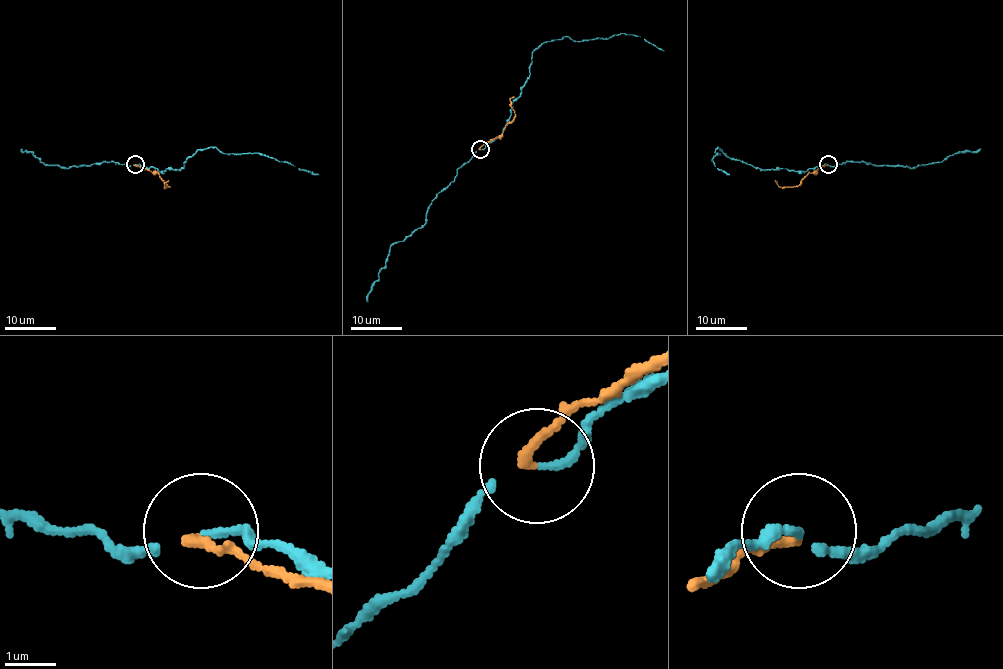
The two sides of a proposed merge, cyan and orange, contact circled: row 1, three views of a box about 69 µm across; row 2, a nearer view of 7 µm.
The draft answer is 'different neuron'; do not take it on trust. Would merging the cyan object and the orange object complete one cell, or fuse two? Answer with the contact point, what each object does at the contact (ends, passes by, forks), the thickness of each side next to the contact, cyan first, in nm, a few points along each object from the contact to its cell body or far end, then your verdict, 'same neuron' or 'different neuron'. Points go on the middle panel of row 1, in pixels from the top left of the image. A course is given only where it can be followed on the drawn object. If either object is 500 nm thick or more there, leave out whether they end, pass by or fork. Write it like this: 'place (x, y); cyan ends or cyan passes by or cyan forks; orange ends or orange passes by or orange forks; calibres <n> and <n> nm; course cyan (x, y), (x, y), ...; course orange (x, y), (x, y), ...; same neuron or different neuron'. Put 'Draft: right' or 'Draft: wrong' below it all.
place (480, 149); cyan passes by; orange ends; calibres 100 and 180 nm; course cyan (480, 150), (501, 134), (529, 76), (532, 53), (543, 43), (622, 34), (640, 36), (664, 50); course orange (480, 150), (502, 133), (514, 117), (515, 111), (510, 99), (514, 96); different neuron
Draft: right

